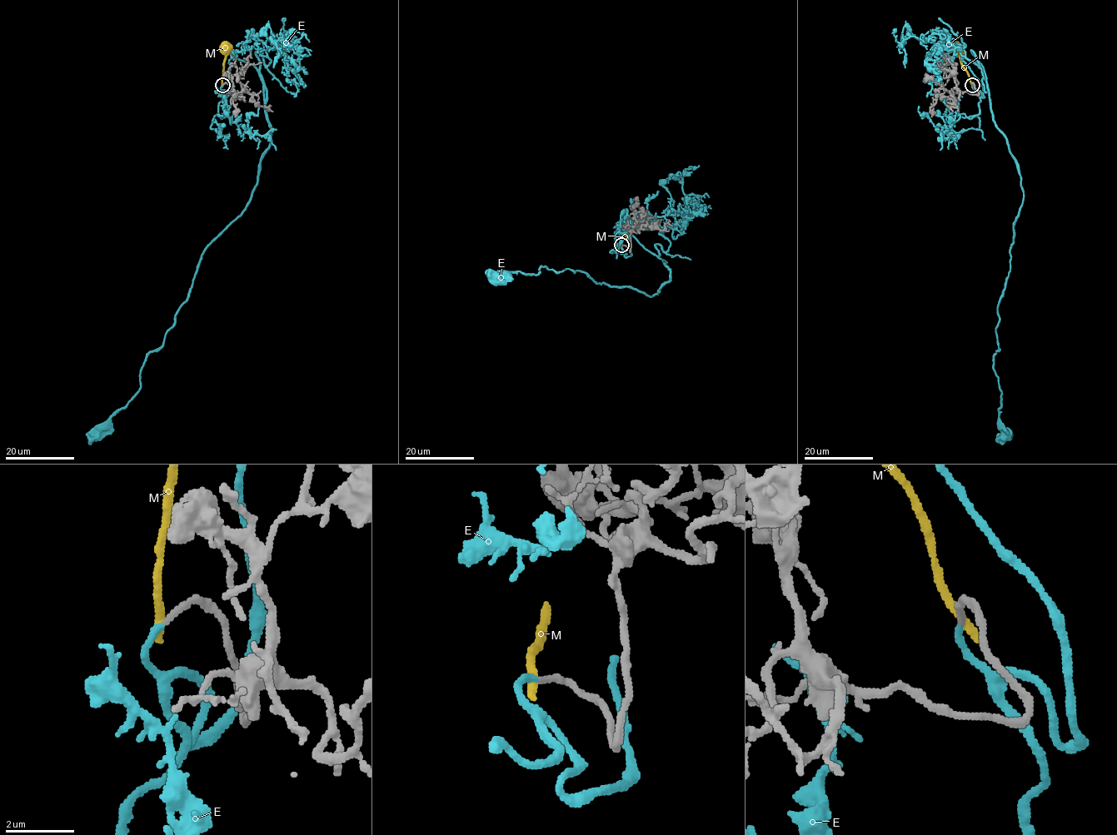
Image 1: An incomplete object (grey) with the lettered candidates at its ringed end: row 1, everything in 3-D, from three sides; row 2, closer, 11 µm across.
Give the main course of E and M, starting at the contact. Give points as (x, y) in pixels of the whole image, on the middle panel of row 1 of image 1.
E: (621, 245), (629, 255), (632, 236), (670, 270), (652, 296), (546, 266), (496, 280)
M: (621, 246), (622, 236), (625, 233)

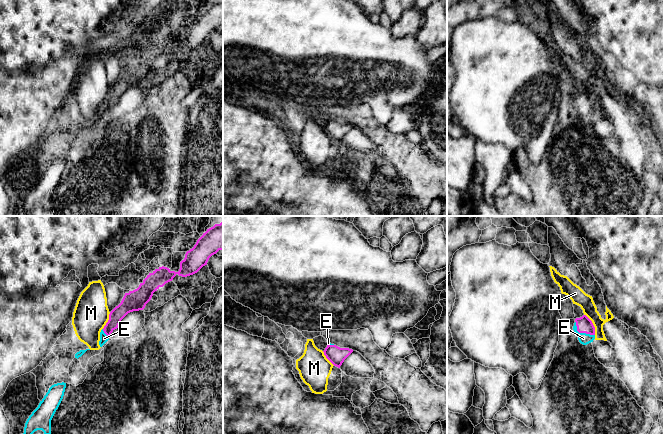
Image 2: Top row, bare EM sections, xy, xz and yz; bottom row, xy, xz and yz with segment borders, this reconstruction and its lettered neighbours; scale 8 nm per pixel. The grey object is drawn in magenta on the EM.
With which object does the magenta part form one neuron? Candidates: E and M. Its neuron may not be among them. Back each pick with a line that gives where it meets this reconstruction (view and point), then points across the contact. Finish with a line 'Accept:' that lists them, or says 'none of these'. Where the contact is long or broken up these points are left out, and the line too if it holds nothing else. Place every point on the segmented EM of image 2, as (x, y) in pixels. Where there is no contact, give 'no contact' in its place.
E: meets magenta in yz at (581, 332); runs through yz (584, 325), (581, 332), (583, 338)
Accept: E

